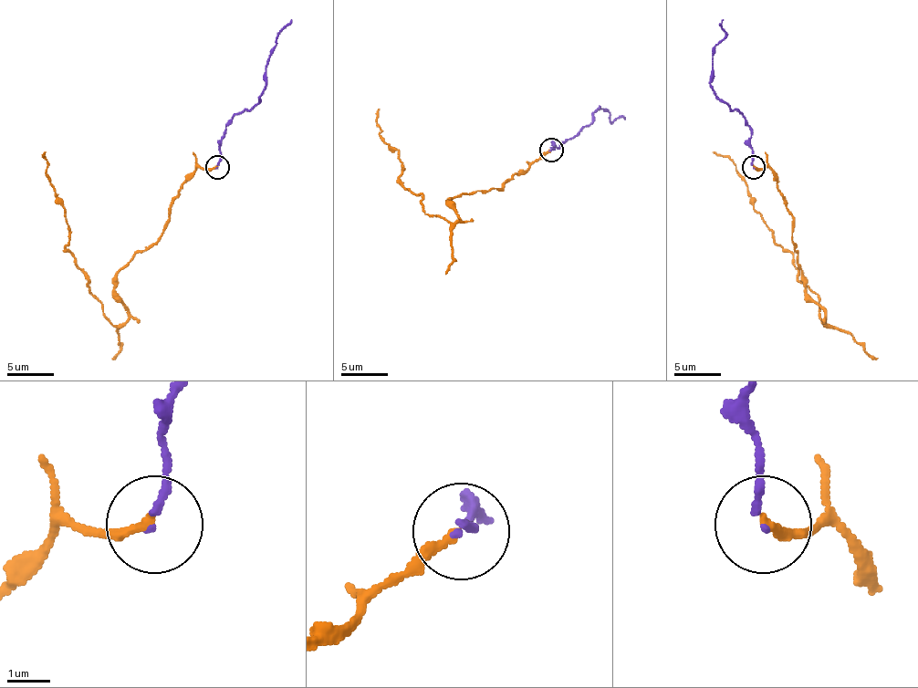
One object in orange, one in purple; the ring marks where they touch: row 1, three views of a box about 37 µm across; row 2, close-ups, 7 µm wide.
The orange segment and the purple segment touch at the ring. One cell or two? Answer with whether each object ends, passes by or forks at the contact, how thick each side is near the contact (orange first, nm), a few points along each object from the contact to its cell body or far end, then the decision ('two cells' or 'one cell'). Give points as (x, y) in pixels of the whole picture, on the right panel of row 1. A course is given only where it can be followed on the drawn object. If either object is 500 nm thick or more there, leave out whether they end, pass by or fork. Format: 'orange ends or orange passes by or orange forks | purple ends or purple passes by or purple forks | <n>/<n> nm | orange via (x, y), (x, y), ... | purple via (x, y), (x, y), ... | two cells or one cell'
orange ends | purple ends | 200/150 nm | orange via (754, 166), (773, 172), (805, 293), (827, 326), (733, 161), (712, 152) | purple via (754, 166), (749, 124), (712, 87), (712, 54), (725, 33), (724, 19) | one cell

